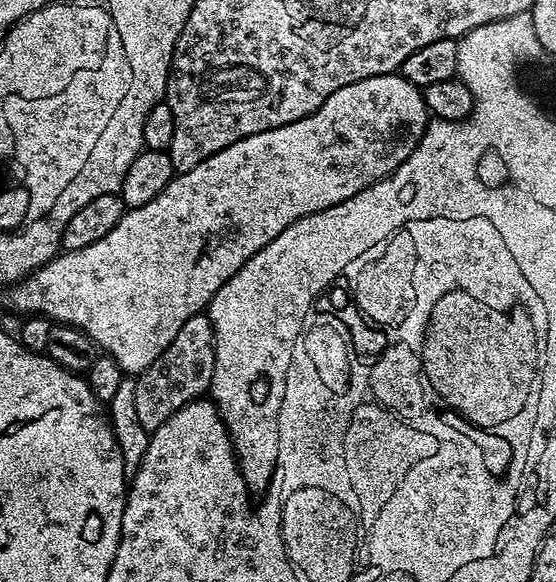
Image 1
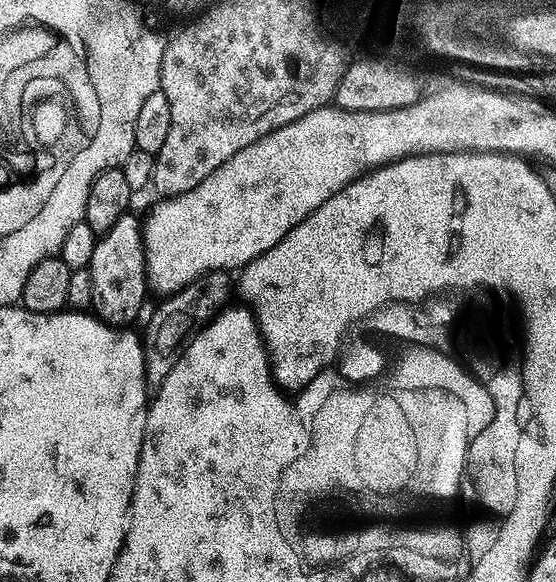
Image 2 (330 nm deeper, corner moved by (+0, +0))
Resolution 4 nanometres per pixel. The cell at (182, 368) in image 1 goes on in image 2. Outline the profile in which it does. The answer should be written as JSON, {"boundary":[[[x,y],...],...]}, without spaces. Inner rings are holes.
{"boundary":[[[207,272],[202,279],[194,281],[180,292],[173,292],[156,308],[156,313],[148,320],[148,329],[142,332],[142,343],[144,346],[144,381],[147,382],[149,389],[155,390],[159,388],[162,382],[166,382],[166,374],[170,374],[170,370],[174,370],[174,366],[178,362],[181,352],[184,350],[184,345],[200,331],[204,325],[216,319],[216,315],[224,311],[229,303],[228,295],[234,292],[234,284],[228,281],[229,273],[222,272]]]}

